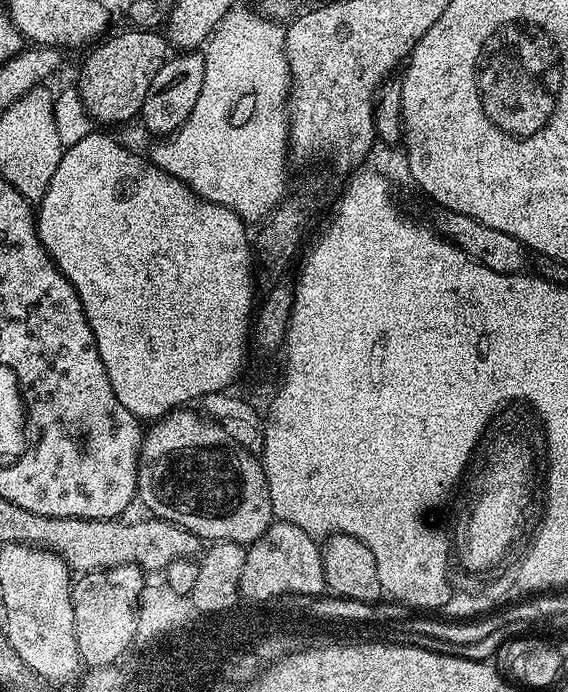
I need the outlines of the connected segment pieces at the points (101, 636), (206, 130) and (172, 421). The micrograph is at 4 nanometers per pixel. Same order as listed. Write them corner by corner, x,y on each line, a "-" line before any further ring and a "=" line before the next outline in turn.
105,568
94,572
83,573
82,580
88,584
98,584
92,588
86,588
78,583
72,589
72,598
76,610
74,625
79,625
80,654
83,663
90,668
104,667
113,661
120,659
122,654
129,652
133,647
136,633
130,630
129,616
118,616
111,602
102,599
109,596
110,580
117,575
117,569
=
233,7
231,12
227,12
221,19
220,25
208,37
206,47
203,49
204,61
206,62
206,78
202,78
202,90
198,94
198,102
194,102
194,110
190,110
190,118
176,132
167,138
160,138
155,141
150,159
153,164
159,166
168,175
178,178
183,184
187,184
191,192
209,200
215,204
221,204
240,215
245,222
260,222
269,215
270,210
275,209
282,196
280,187
284,184
284,175
288,172
288,160
290,161
290,149
288,146
288,114
287,109
288,93
292,82
292,75
288,73
288,63
284,53
284,28
277,21
268,19
263,14
251,12
248,8
=
185,406
177,408
175,411
167,412
157,420
151,421
147,425
146,431
142,436
140,446
140,462
136,465
136,491
138,493
139,503
144,503
149,508
151,515
157,520
169,520
172,524
182,526
186,530
193,532
195,536
199,536
204,542
219,542
229,540
235,544
243,544
245,546
253,544
261,534
268,529
274,522
272,507
270,506
270,490
266,482
266,474
264,473
263,463
253,453
248,452
236,441
232,440
226,430
217,424
214,420
209,420
207,416
199,411
191,412
191,407

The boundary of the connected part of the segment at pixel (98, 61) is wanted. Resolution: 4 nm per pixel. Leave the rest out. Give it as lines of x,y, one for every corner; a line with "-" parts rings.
131,31
120,32
117,36
109,35
96,46
101,48
91,49
93,52
85,58
80,68
78,91
93,121
100,123
101,120
104,124
124,124
132,119
135,121
139,117
142,102
146,102
146,90
150,90
154,74
158,74
169,55
170,45
159,31

